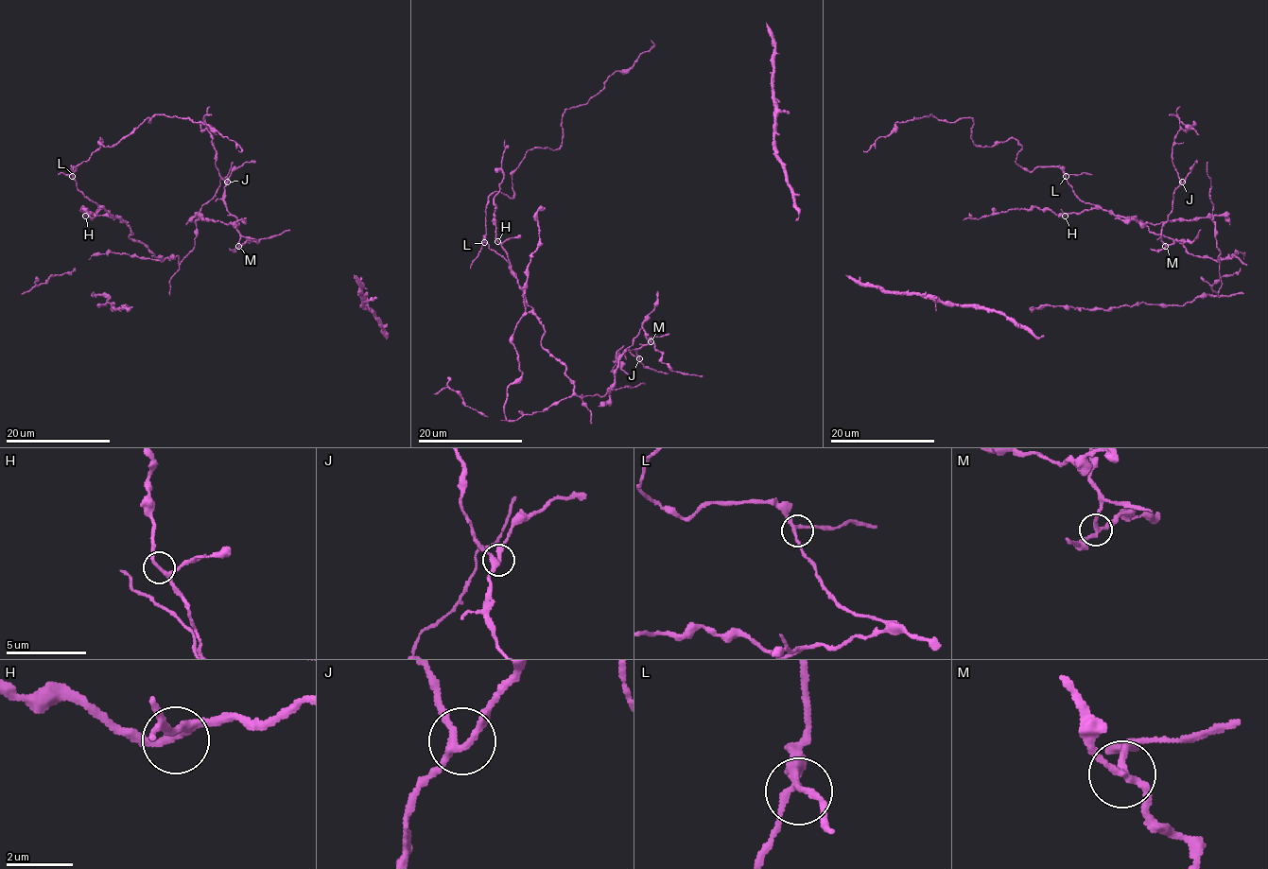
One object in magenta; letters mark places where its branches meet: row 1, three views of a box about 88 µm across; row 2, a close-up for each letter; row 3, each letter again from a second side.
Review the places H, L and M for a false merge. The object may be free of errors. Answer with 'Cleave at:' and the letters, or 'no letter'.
Cleave at: M

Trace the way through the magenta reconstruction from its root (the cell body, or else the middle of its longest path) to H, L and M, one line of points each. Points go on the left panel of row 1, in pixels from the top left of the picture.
H: (95, 152), (74, 171), (74, 166), (72, 169), (77, 187), (97, 203), (98, 209), (85, 216)
L: (95, 152), (74, 171), (74, 166), (72, 176)
M: (95, 152), (74, 166), (77, 187), (154, 256), (179, 263), (201, 217), (233, 215), (239, 246)

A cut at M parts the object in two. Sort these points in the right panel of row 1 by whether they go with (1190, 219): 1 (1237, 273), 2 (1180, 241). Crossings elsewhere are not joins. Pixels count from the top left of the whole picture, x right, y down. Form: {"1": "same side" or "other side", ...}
{"1": "other side", "2": "other side"}

